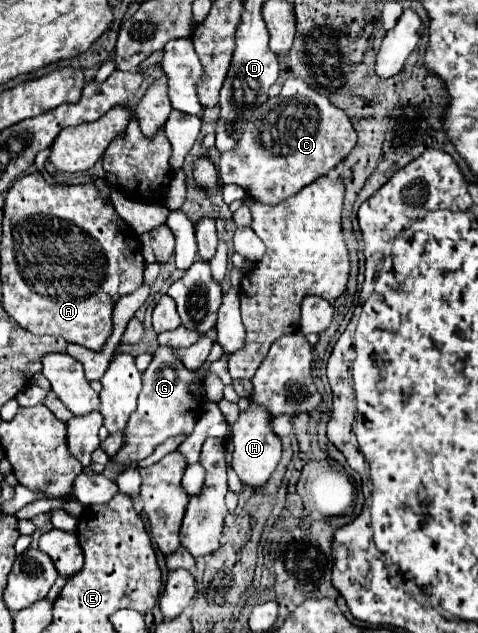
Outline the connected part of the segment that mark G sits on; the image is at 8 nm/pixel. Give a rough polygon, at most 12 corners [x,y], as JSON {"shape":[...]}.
{"shape":[[160,346],[142,374],[126,444],[136,464],[158,444],[190,434],[202,412],[200,380]]}

